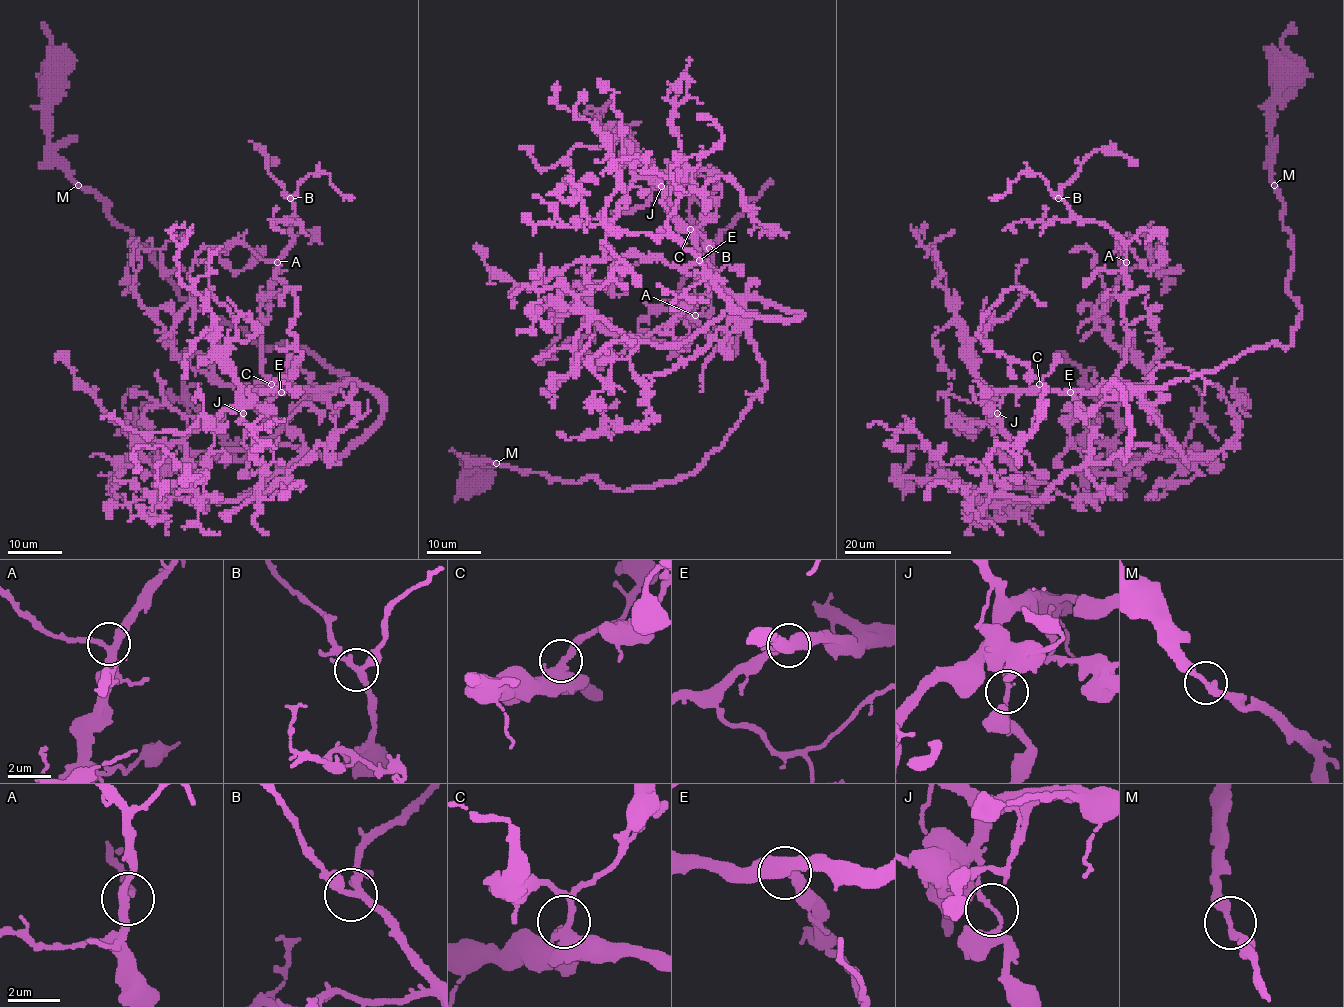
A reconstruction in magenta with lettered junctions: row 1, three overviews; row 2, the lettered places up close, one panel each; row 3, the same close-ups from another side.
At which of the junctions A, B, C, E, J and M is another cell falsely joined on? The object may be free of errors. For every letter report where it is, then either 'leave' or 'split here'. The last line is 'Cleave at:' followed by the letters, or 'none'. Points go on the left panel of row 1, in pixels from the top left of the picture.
A: (277, 262) | leave
B: (290, 198) | leave
C: (271, 384) | leave
E: (281, 392) | leave
J: (243, 413) | leave
M: (78, 185) | leave
Cleave at: none

